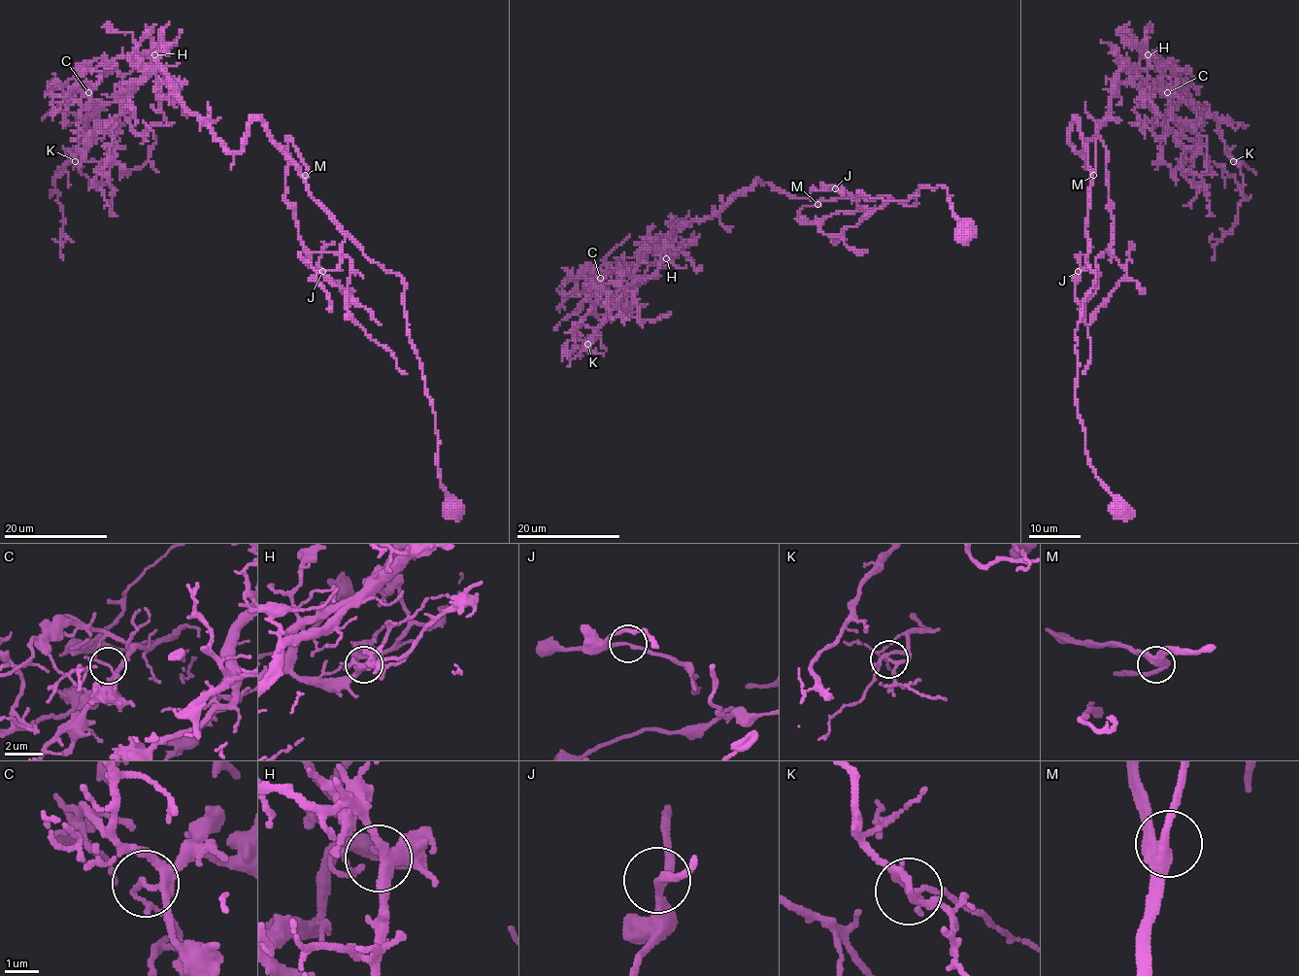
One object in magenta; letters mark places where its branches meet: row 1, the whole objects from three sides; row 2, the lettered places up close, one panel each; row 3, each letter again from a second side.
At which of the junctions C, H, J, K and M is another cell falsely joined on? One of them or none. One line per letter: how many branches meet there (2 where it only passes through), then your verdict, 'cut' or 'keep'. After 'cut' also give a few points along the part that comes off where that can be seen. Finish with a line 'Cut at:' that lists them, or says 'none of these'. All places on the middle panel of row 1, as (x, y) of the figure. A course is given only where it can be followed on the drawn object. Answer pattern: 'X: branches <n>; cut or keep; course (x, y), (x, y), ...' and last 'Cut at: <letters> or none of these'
C: branches 3; keep
H: branches 3; keep
J: branches 3; keep
K: branches 3; keep
M: branches 3; keep
Cut at: none of these

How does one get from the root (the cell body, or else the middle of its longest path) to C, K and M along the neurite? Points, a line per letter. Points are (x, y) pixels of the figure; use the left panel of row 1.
C: (452, 509), (404, 280), (312, 197), (258, 118), (229, 151), (133, 53), (88, 92)
K: (452, 509), (404, 280), (312, 197), (258, 118), (229, 151), (154, 68), (100, 107), (75, 161)
M: (452, 509), (437, 465), (433, 401), (409, 335), (404, 280), (363, 252), (312, 197), (305, 175)

